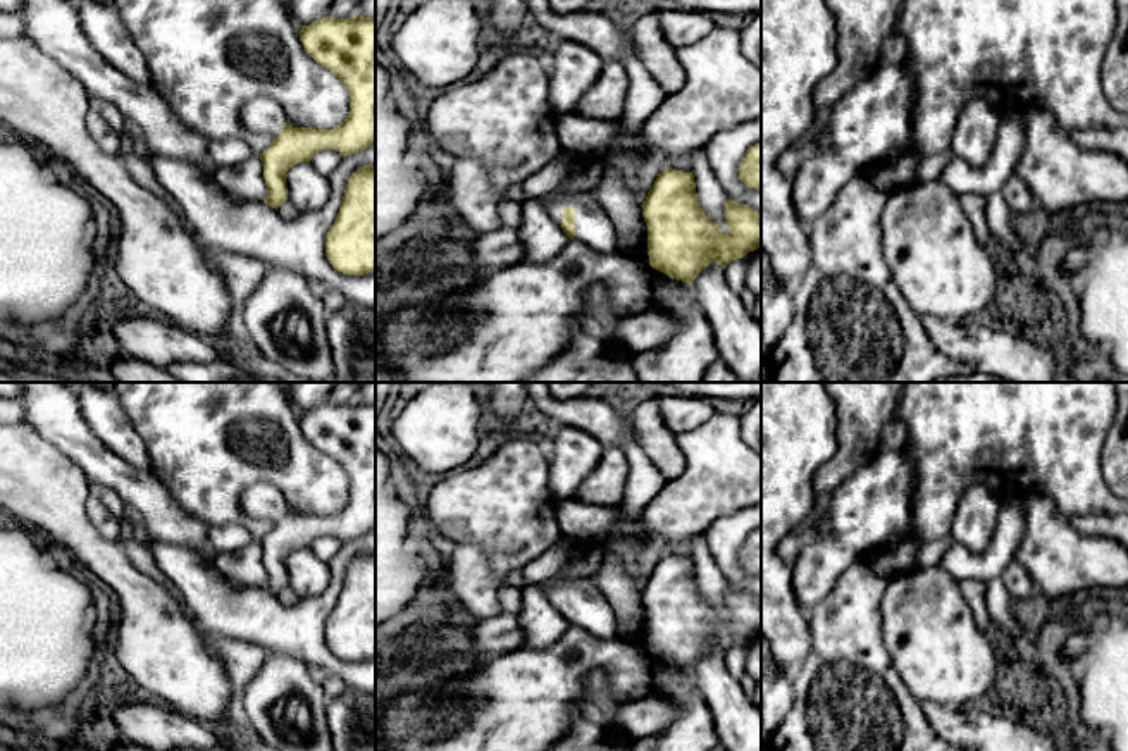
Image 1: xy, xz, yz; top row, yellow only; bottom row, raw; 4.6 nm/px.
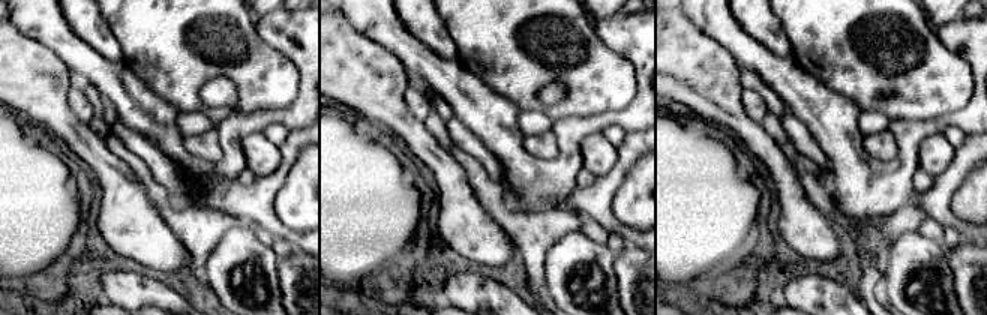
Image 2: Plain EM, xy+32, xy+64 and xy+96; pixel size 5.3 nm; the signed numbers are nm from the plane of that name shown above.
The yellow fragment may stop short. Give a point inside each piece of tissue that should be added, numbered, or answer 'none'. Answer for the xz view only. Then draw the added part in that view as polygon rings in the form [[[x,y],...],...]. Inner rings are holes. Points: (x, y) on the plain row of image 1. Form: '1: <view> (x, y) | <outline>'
1: xz (593, 614) | [[[563,579],[544,587],[549,605],[561,611],[561,596],[565,593],[575,594],[575,622],[573,625],[587,634],[610,641],[618,637],[618,625],[613,608],[598,589],[592,579]]]

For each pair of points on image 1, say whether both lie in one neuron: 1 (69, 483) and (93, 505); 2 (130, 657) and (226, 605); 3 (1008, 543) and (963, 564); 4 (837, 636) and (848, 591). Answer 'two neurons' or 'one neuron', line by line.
1: two neurons
2: two neurons
3: one neuron
4: one neuron

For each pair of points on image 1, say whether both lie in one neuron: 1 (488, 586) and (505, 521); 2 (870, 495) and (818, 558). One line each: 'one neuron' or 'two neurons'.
1: two neurons
2: one neuron

